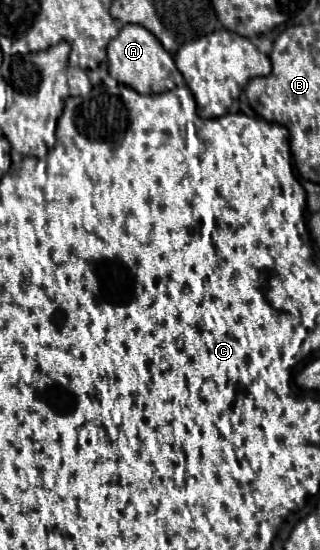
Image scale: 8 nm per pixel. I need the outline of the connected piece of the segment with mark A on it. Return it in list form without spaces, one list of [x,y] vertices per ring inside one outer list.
[[[125,25],[119,35],[107,45],[109,75],[119,83],[135,89],[137,93],[165,93],[177,87],[177,81],[183,85],[183,77],[177,71],[171,53],[163,49],[153,33],[141,25]]]

